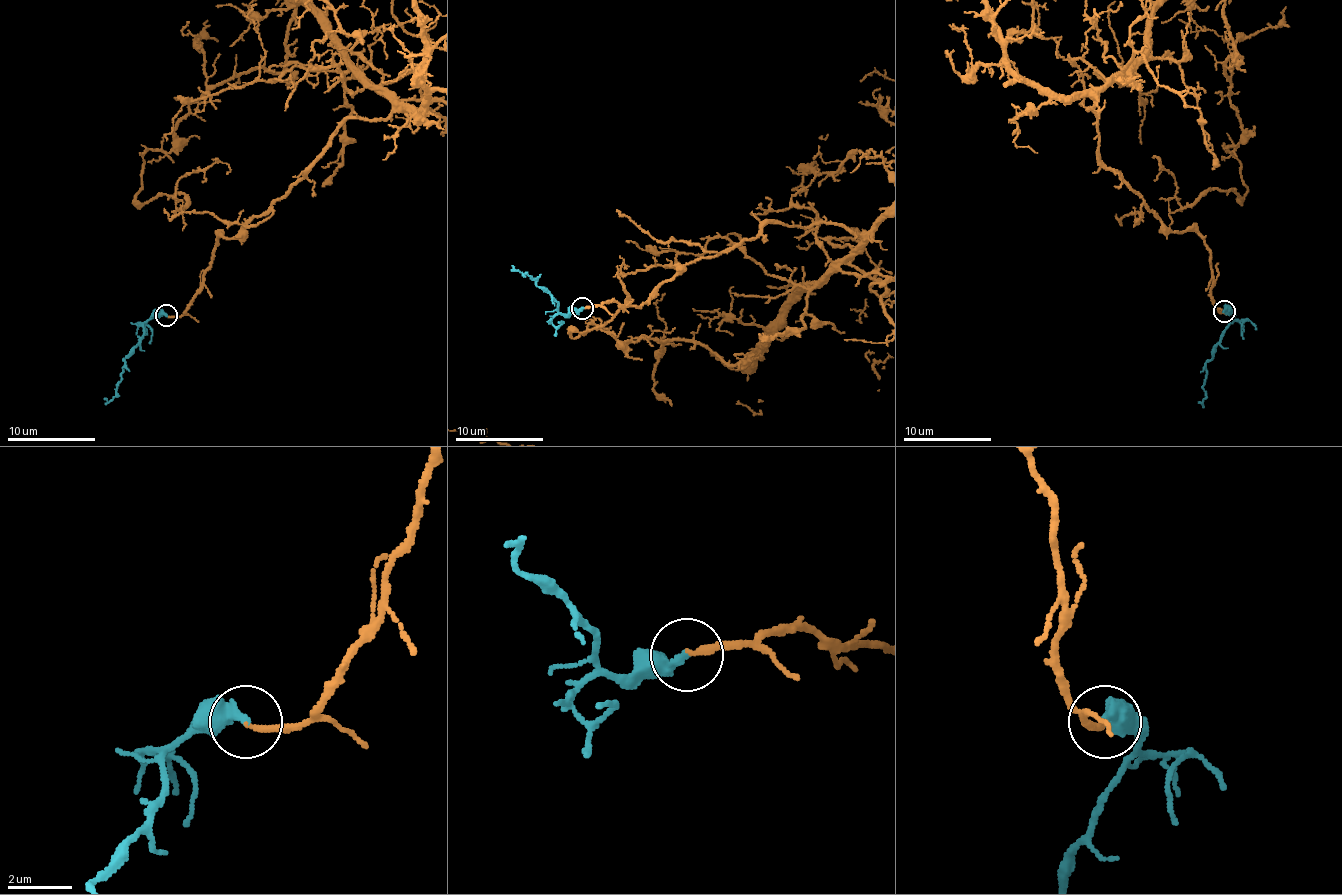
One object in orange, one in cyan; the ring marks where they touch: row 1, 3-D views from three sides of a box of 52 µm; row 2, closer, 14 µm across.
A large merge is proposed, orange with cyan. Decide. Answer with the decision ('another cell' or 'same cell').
same cell

